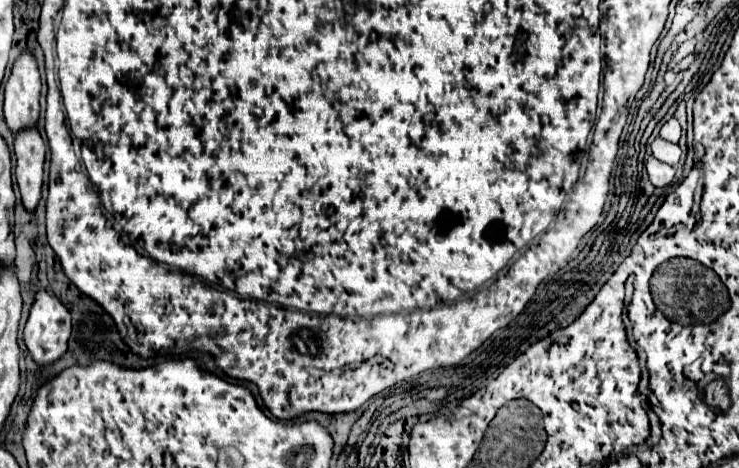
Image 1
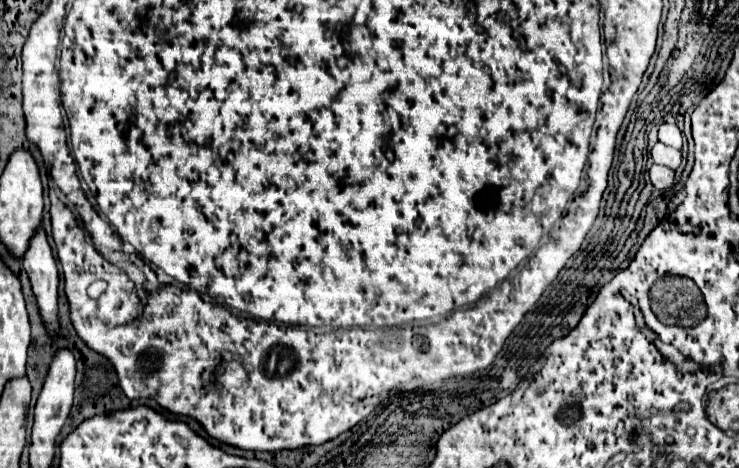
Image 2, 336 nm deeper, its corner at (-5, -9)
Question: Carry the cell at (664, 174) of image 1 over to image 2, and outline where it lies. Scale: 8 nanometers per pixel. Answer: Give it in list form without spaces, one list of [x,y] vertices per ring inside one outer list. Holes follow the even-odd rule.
[[[652,164],[648,170],[648,176],[650,176],[656,190],[666,190],[666,188],[674,186],[674,170],[672,168]]]

